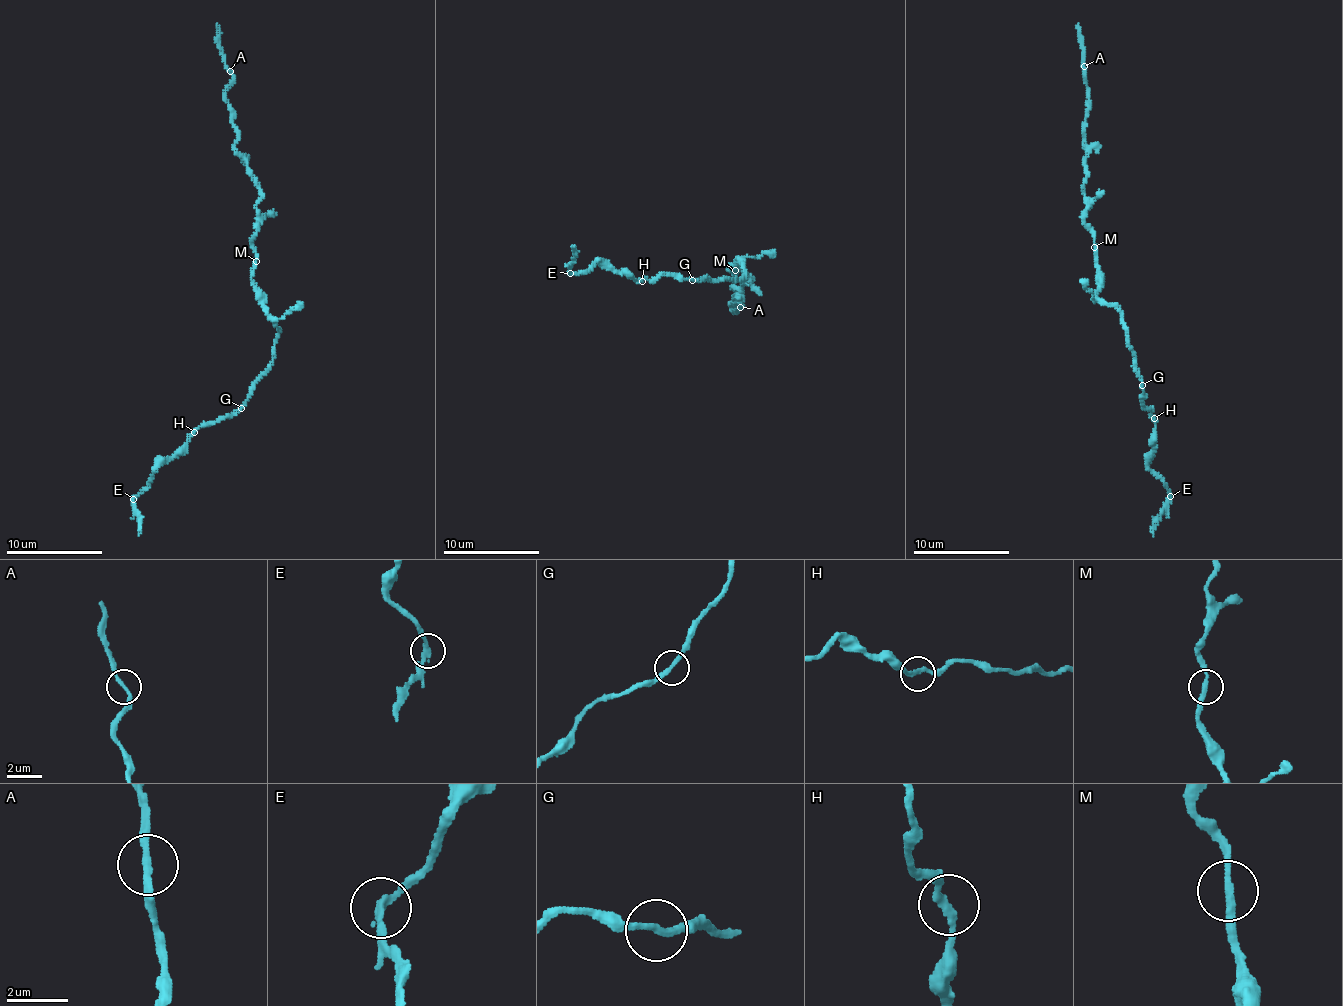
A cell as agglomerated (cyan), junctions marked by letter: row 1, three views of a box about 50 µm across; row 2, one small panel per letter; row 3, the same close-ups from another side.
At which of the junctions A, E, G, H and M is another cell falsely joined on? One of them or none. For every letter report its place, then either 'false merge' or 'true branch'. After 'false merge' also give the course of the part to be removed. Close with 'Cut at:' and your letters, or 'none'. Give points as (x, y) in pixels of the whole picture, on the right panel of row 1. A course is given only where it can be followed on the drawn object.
A: at (1084, 66); true branch
E: at (1170, 496); false merge; foreign part runs (1171, 496), (1168, 510), (1161, 516), (1153, 536)
G: at (1142, 385); true branch
H: at (1154, 418); true branch
M: at (1094, 247); true branch
Cut at: E

